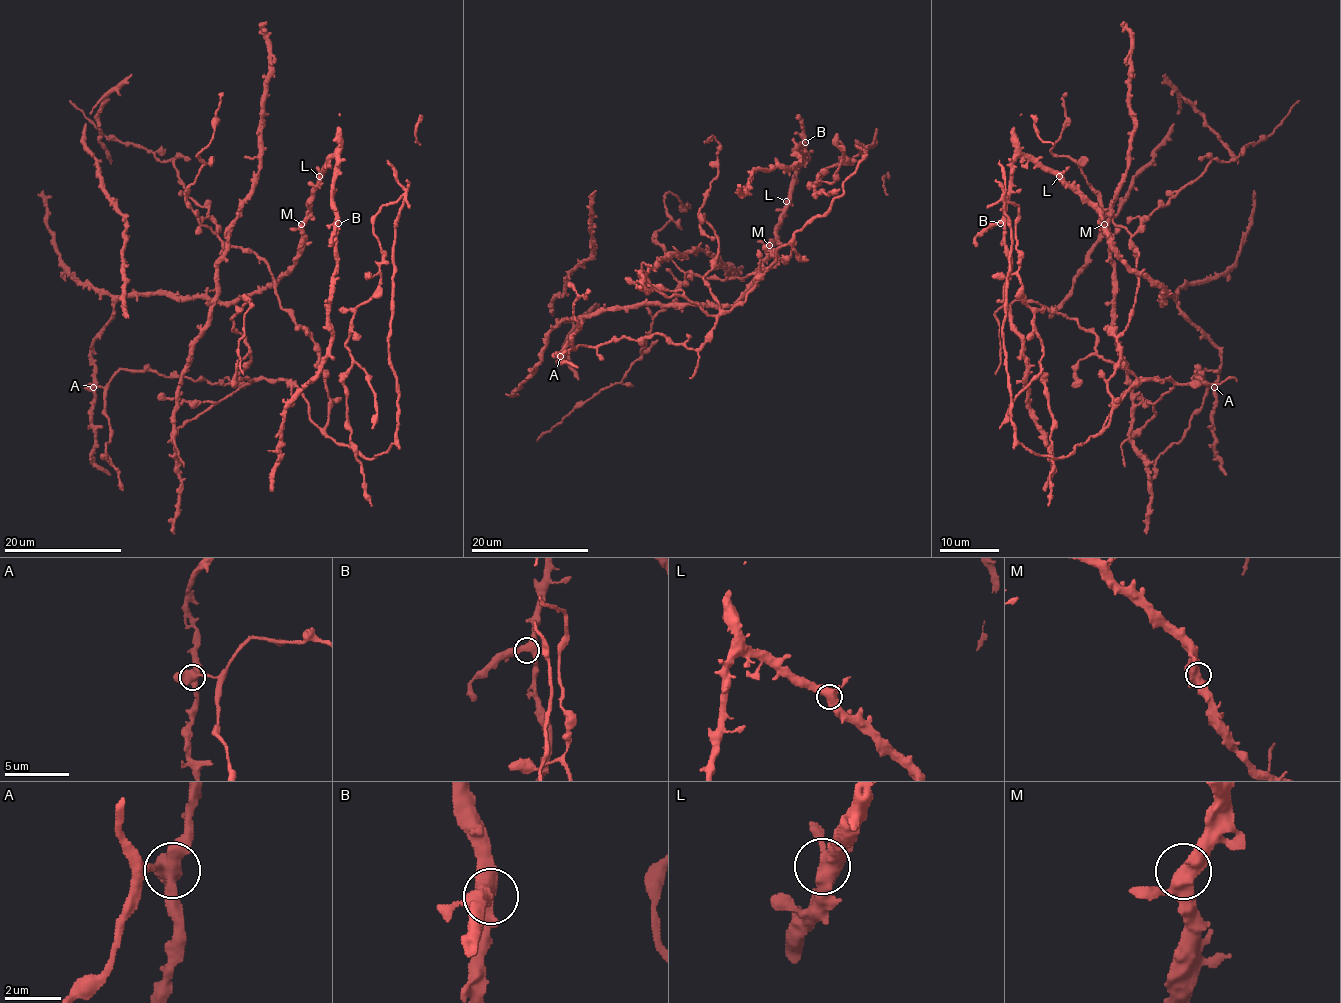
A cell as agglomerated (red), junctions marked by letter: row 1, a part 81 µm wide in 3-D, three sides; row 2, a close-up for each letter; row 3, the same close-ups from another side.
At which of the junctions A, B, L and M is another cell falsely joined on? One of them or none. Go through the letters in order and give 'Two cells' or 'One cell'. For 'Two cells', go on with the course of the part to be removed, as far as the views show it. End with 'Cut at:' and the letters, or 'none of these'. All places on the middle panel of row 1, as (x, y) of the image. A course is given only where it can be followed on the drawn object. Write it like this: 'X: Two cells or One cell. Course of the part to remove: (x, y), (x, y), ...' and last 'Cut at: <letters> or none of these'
A: One cell
B: One cell
L: One cell
M: One cell
Cut at: none of these

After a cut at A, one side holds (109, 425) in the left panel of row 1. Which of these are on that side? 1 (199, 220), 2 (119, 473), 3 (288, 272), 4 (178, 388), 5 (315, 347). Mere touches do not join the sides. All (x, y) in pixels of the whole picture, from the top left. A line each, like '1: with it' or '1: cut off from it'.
1: with it
2: with it
3: cut off from it
4: cut off from it
5: with it

